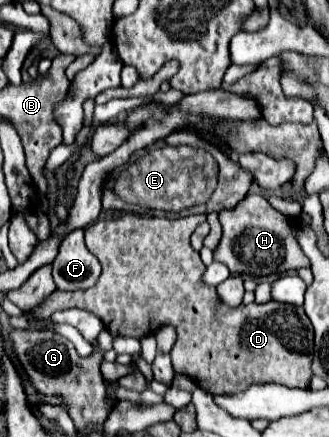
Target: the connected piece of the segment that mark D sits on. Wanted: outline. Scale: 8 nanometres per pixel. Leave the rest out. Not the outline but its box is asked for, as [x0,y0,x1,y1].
[29,213,313,395]

